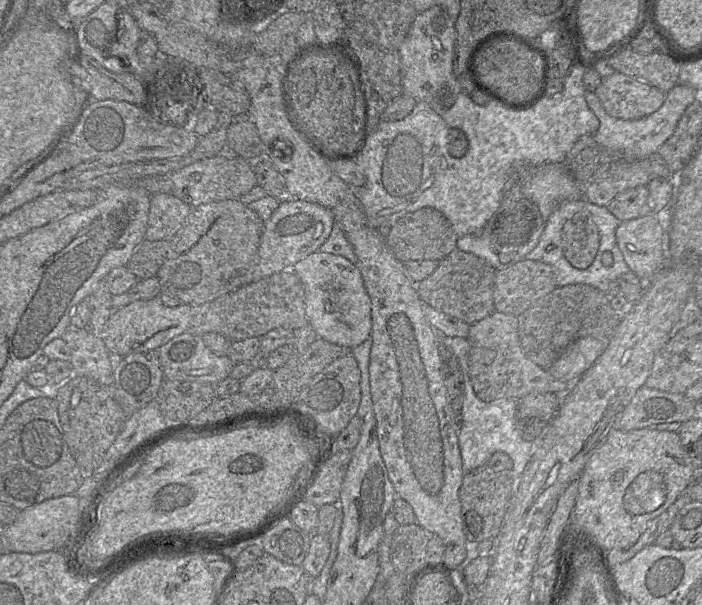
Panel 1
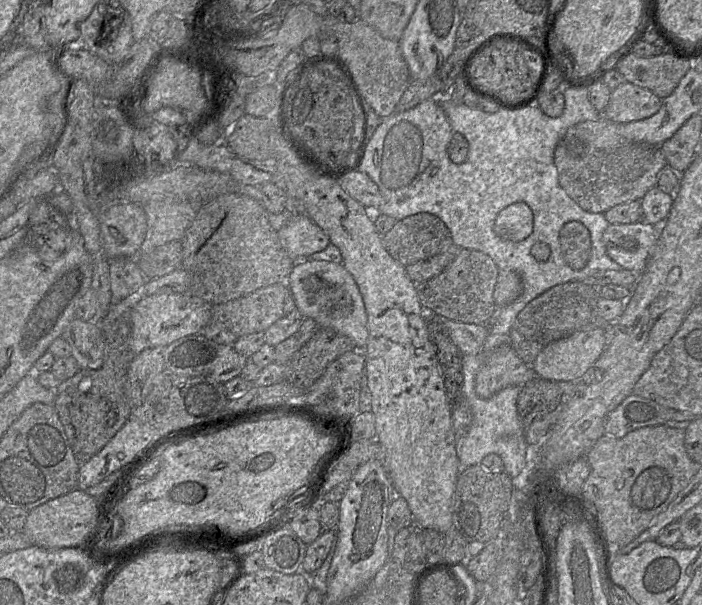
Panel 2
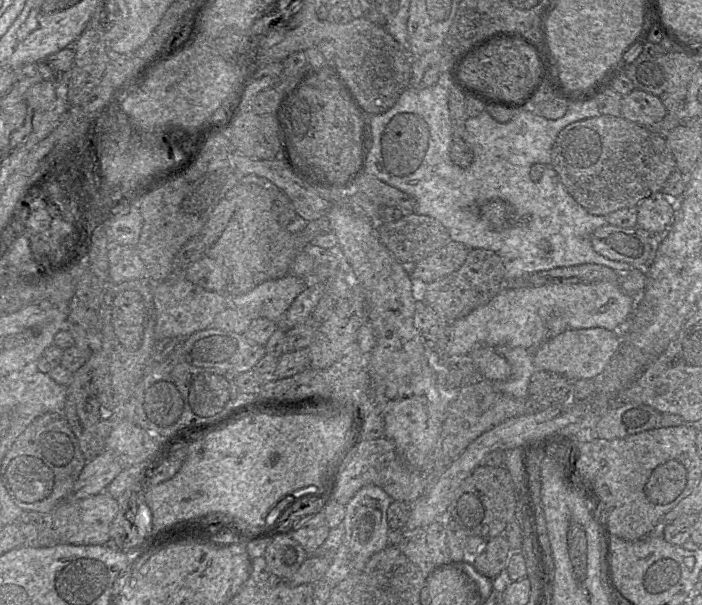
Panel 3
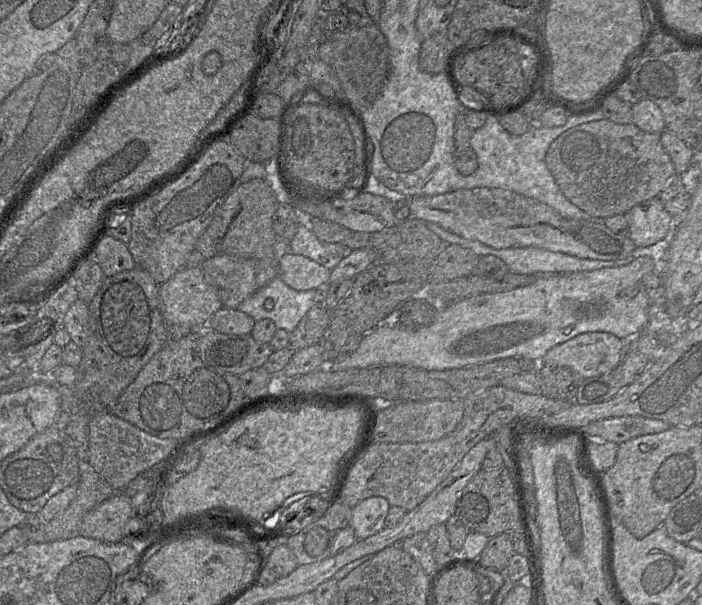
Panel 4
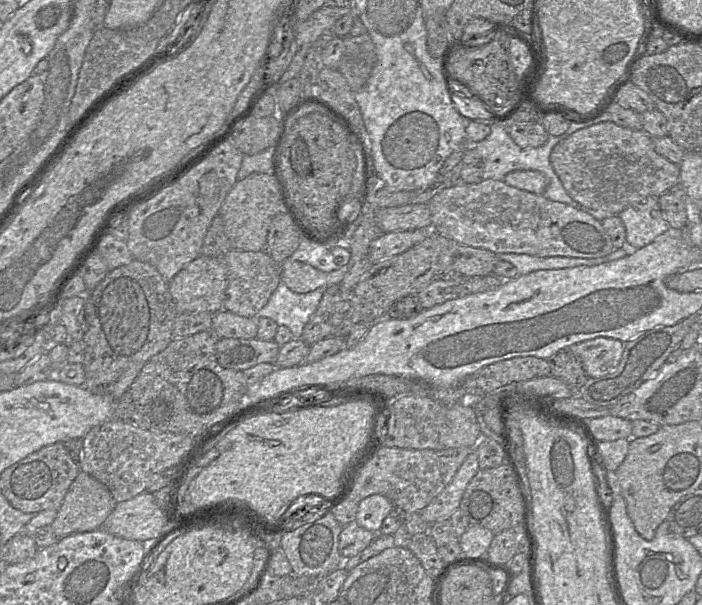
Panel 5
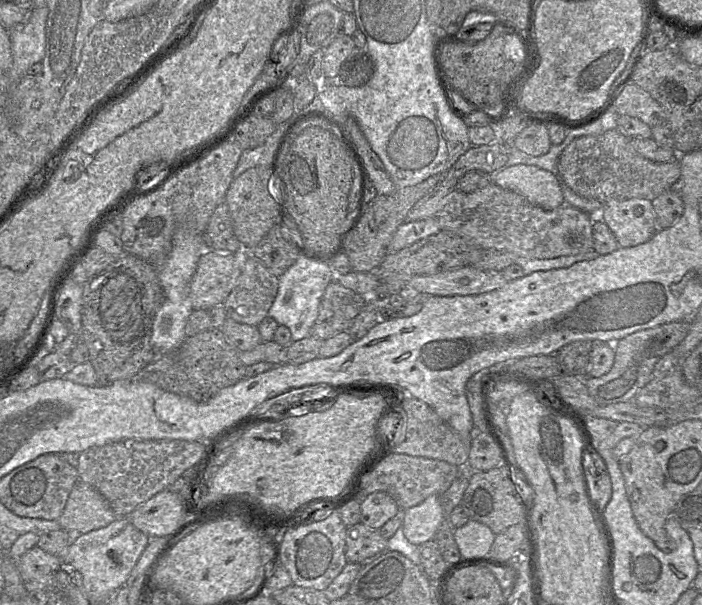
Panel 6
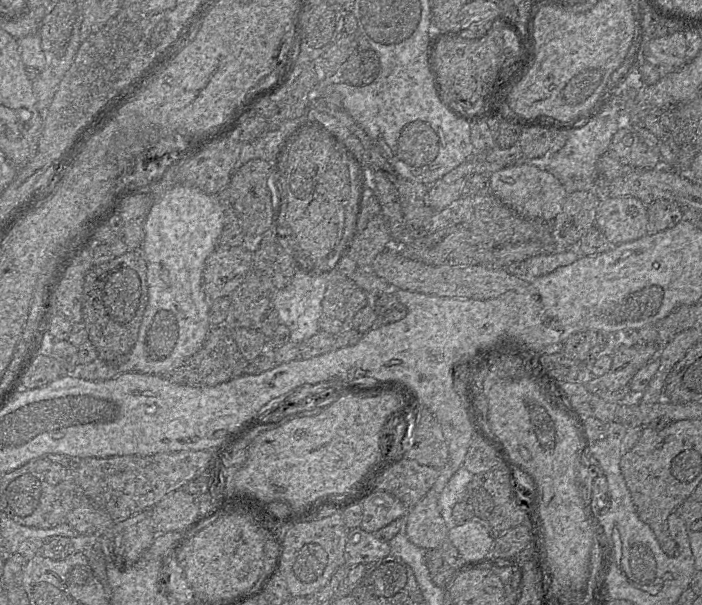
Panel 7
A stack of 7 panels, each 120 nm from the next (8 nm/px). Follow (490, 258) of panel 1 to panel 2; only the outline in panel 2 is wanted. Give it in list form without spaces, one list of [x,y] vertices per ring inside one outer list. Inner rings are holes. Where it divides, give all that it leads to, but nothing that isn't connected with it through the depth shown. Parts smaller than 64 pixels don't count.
[[[524,202],[513,203],[496,217],[495,233],[503,239],[518,242],[533,232],[533,212]]]

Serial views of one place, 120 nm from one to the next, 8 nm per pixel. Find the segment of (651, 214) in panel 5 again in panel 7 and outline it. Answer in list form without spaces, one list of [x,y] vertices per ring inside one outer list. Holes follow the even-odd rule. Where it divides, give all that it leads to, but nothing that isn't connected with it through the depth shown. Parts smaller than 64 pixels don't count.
[[[632,196],[602,199],[595,219],[595,227],[612,246],[644,237],[647,224],[647,206]]]

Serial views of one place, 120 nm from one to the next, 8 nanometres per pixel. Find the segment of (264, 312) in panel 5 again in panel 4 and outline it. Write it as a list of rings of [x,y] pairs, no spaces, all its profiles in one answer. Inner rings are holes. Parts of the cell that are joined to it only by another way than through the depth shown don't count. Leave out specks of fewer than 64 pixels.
[[[276,276],[237,307],[256,322],[270,319],[276,328],[291,333],[316,302],[324,301],[326,287],[306,291],[290,288]]]

